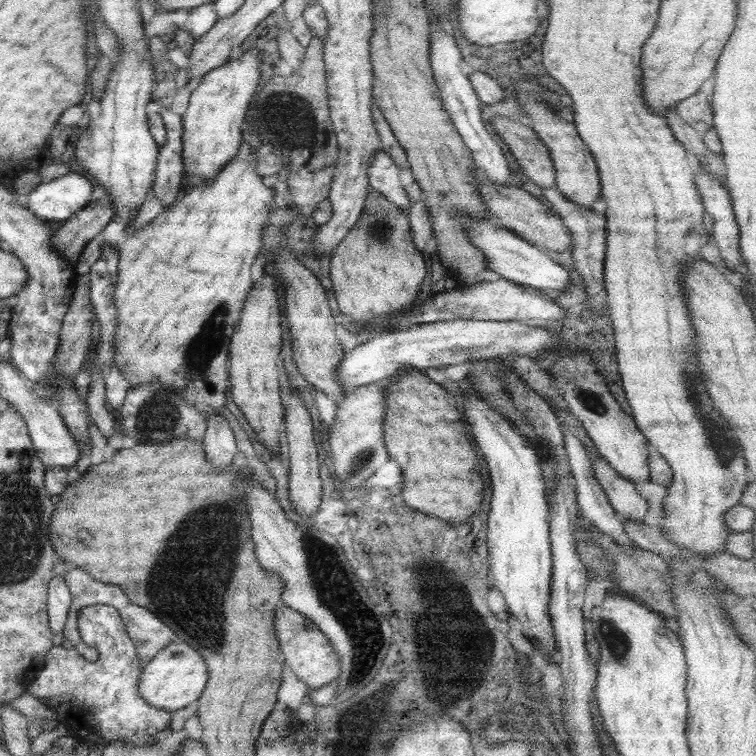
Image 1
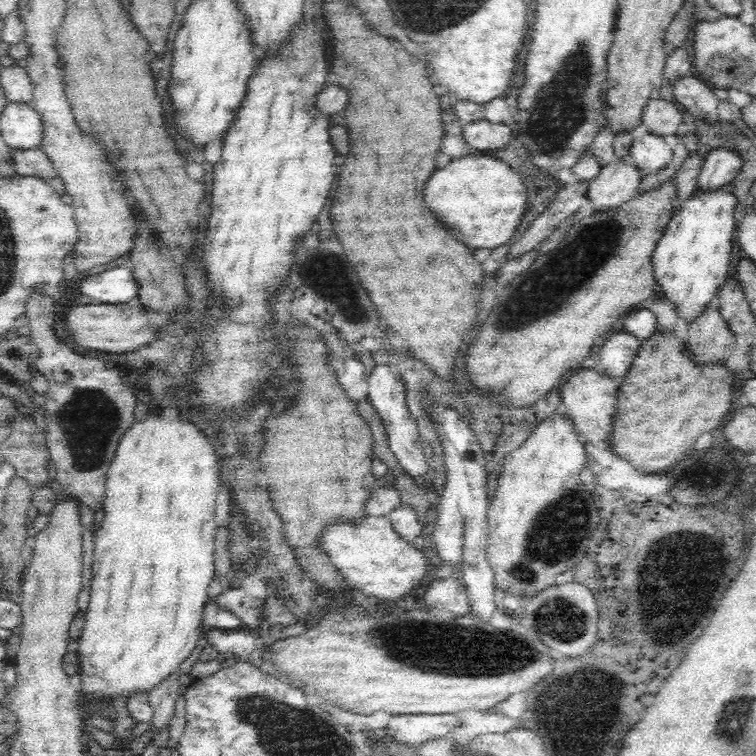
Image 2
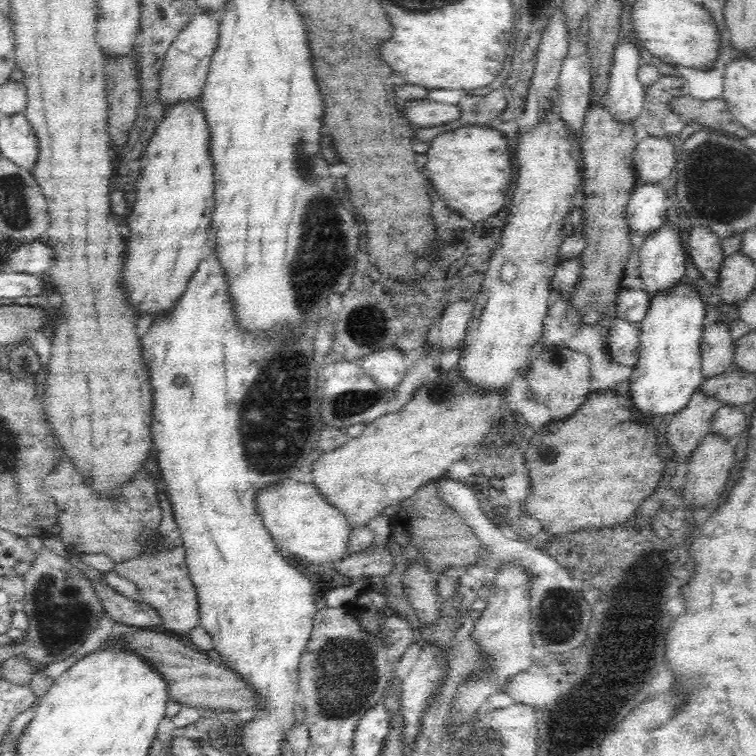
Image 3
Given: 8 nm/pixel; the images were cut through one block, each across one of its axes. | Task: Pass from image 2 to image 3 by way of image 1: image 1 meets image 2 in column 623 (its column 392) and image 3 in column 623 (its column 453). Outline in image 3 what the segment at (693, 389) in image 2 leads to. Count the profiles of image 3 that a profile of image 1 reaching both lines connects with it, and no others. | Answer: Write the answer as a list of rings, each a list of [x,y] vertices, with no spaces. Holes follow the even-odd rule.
[[[612,388],[604,392],[591,392],[572,416],[565,420],[552,420],[546,427],[534,430],[532,438],[528,440],[528,448],[523,452],[526,465],[530,468],[530,494],[528,494],[526,502],[524,502],[528,514],[534,516],[536,520],[540,520],[542,528],[548,531],[550,535],[556,536],[562,536],[568,534],[568,532],[576,532],[576,530],[582,530],[582,528],[601,529],[628,524],[630,516],[635,516],[639,506],[645,498],[648,498],[654,492],[662,475],[666,474],[666,456],[662,456],[660,453],[660,443],[658,443],[656,430],[654,430],[657,424],[659,423],[651,423],[648,419],[641,419],[636,412],[630,410],[630,407],[620,404],[620,396]]]

